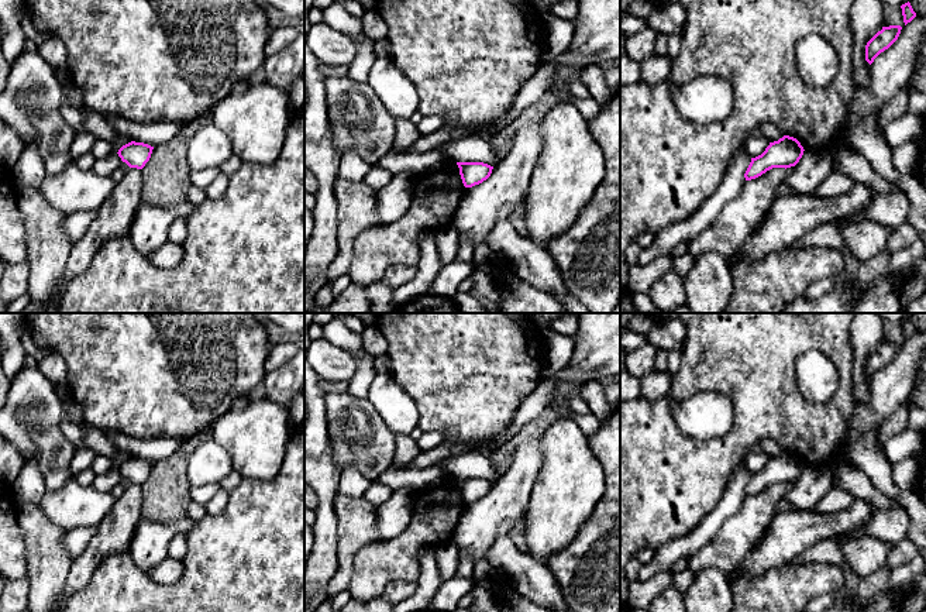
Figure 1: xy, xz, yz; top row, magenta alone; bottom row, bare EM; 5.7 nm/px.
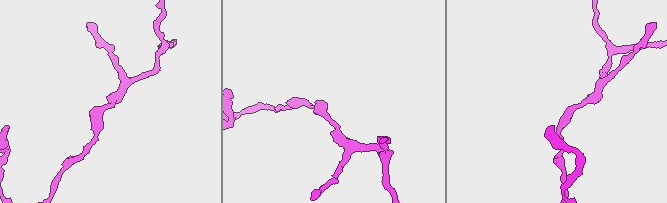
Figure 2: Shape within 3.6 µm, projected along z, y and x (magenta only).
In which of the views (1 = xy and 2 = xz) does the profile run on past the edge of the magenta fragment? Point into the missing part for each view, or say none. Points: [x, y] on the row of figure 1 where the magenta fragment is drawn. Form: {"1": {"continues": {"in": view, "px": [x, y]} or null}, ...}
{"1": {"continues": null}, "2": {"continues": null}}

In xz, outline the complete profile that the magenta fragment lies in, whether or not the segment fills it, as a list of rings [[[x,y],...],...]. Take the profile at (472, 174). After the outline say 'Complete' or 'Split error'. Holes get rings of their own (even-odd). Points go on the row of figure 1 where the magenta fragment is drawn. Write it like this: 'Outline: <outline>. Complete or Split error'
Outline: [[[457,162],[457,165],[465,188],[482,183],[490,176],[493,169],[493,166],[483,162]]]. Complete

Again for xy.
Outline: [[[131,141],[123,145],[117,154],[130,168],[142,169],[149,161],[152,149],[154,147],[148,144]]]. Complete

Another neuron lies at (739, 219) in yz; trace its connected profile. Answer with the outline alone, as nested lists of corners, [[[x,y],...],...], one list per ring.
[[[772,168],[746,180],[740,193],[723,206],[713,223],[689,240],[688,252],[698,257],[715,251],[730,261],[765,220],[786,173],[785,168]]]

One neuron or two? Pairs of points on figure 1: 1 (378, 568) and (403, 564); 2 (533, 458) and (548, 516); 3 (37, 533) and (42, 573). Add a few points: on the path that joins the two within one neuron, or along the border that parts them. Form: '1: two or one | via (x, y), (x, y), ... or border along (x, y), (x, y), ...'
1: one | via (384, 564), (398, 564)
2: two | border along (540, 442), (541, 466), (532, 490), (529, 506)
3: one | via (42, 543), (42, 563)

